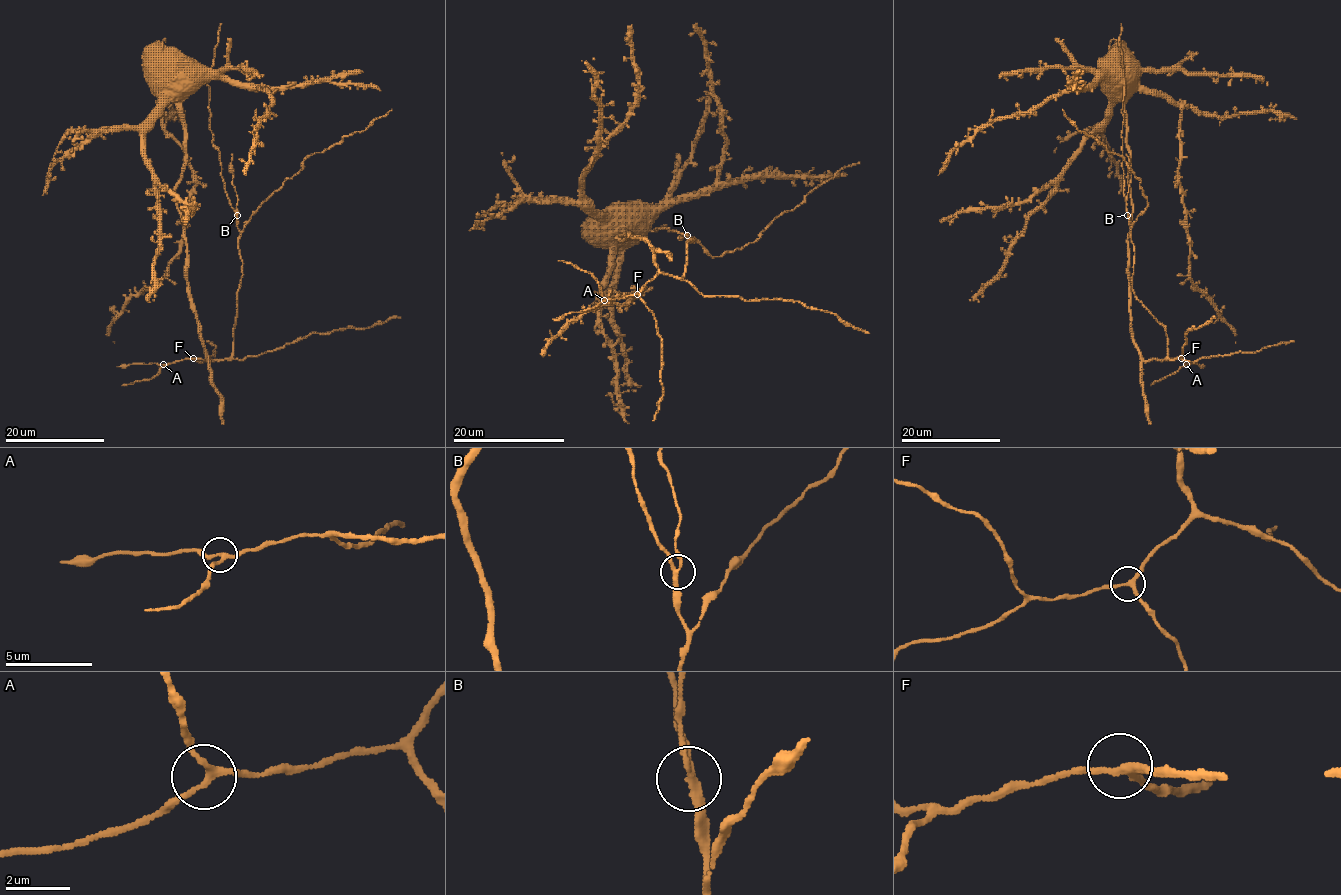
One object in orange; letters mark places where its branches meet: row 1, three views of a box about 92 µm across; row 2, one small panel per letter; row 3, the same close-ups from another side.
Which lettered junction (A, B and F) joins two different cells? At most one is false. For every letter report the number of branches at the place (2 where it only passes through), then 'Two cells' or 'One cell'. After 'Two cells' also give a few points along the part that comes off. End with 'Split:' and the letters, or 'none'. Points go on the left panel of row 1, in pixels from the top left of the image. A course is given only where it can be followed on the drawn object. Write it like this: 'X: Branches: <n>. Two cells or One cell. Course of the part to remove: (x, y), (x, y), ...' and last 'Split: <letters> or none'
A: Branches: 3. One cell
B: Branches: 3. Two cells. Course of the part to remove: (237, 215), (231, 154)
F: Branches: 3. One cell
Split: B

